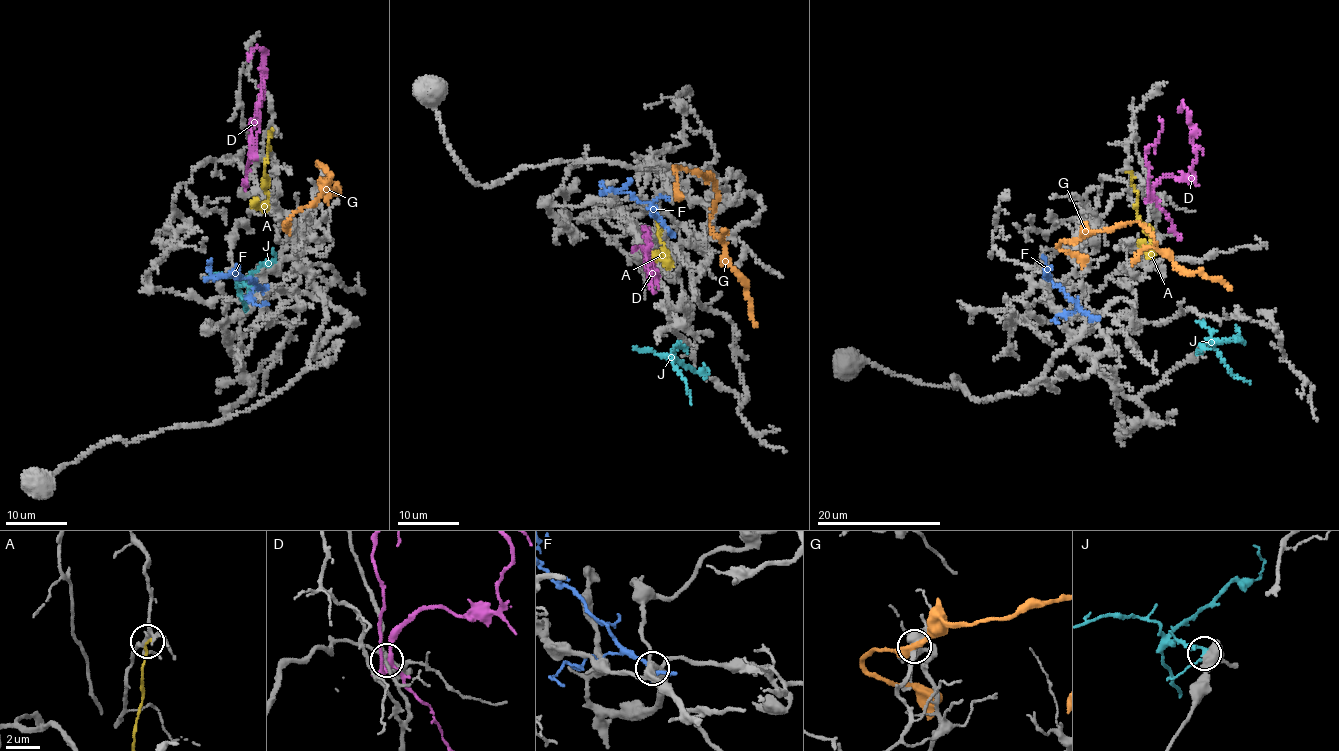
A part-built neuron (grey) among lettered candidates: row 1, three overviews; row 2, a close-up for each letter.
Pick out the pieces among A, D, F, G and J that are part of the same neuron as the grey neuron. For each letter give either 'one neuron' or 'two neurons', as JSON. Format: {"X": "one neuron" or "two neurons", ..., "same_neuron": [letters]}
{"A": "two neurons", "D": "two neurons", "F": "two neurons", "G": "two neurons", "J": "two neurons", "same_neuron": []}

